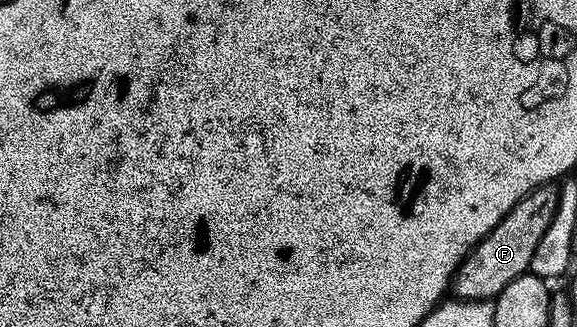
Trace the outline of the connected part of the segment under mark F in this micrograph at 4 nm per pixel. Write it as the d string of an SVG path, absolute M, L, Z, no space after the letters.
M554 183L532 189L475 245L452 280L452 291L457 298L493 301L508 286L508 281L516 281L516 277L529 272L532 253L536 253L540 237L544 237L548 225L552 225L552 217L556 217L558 192Z

